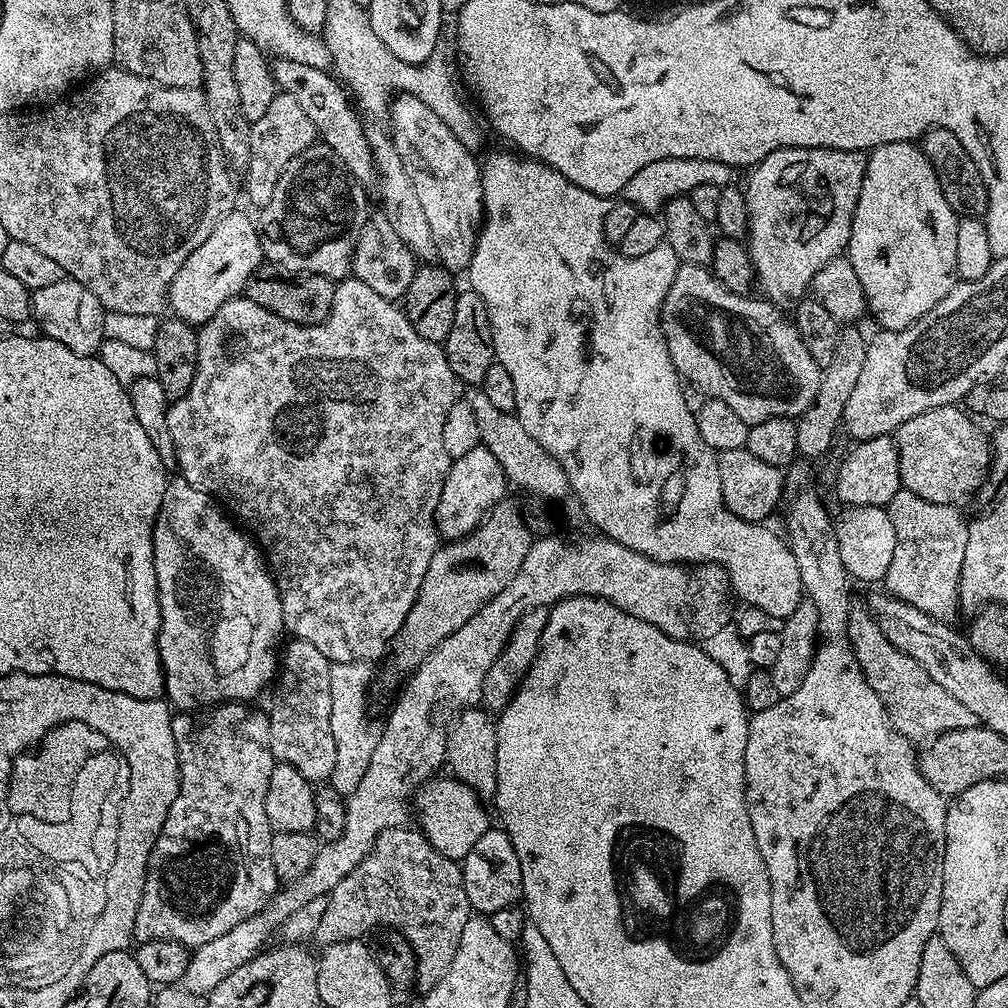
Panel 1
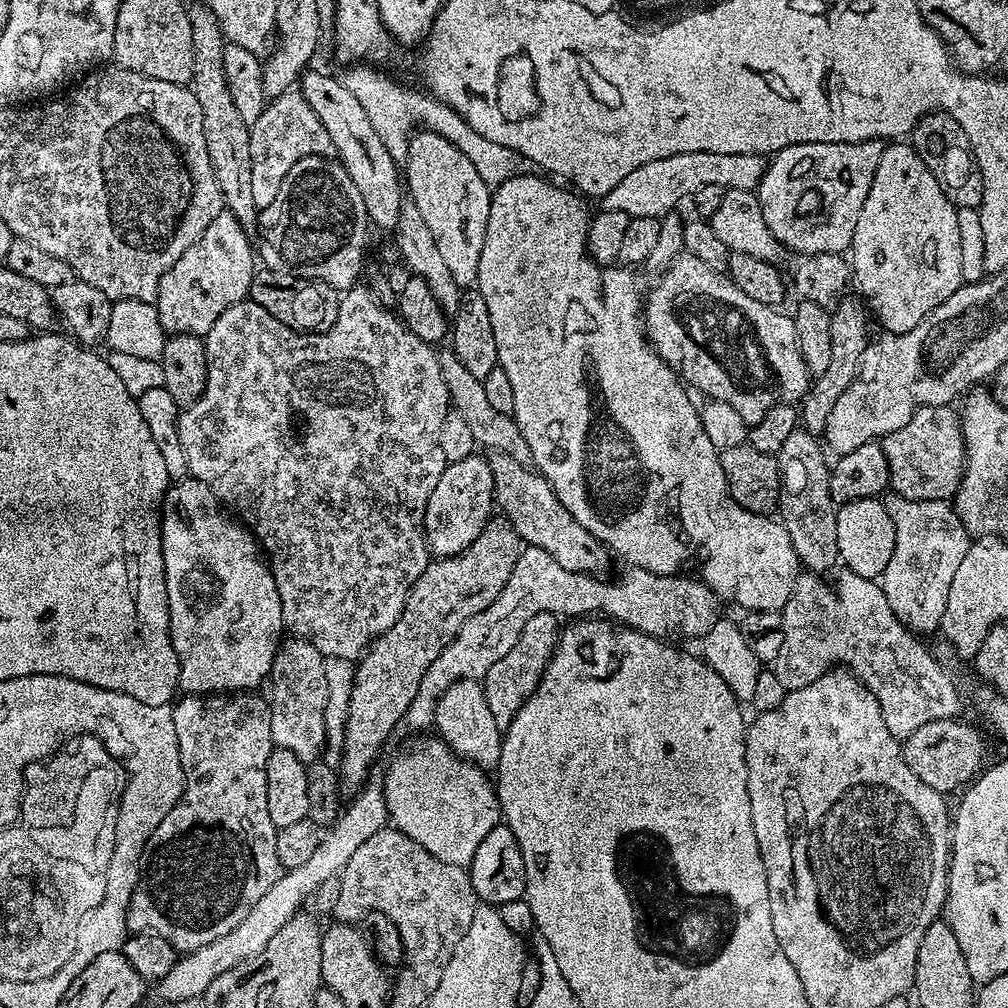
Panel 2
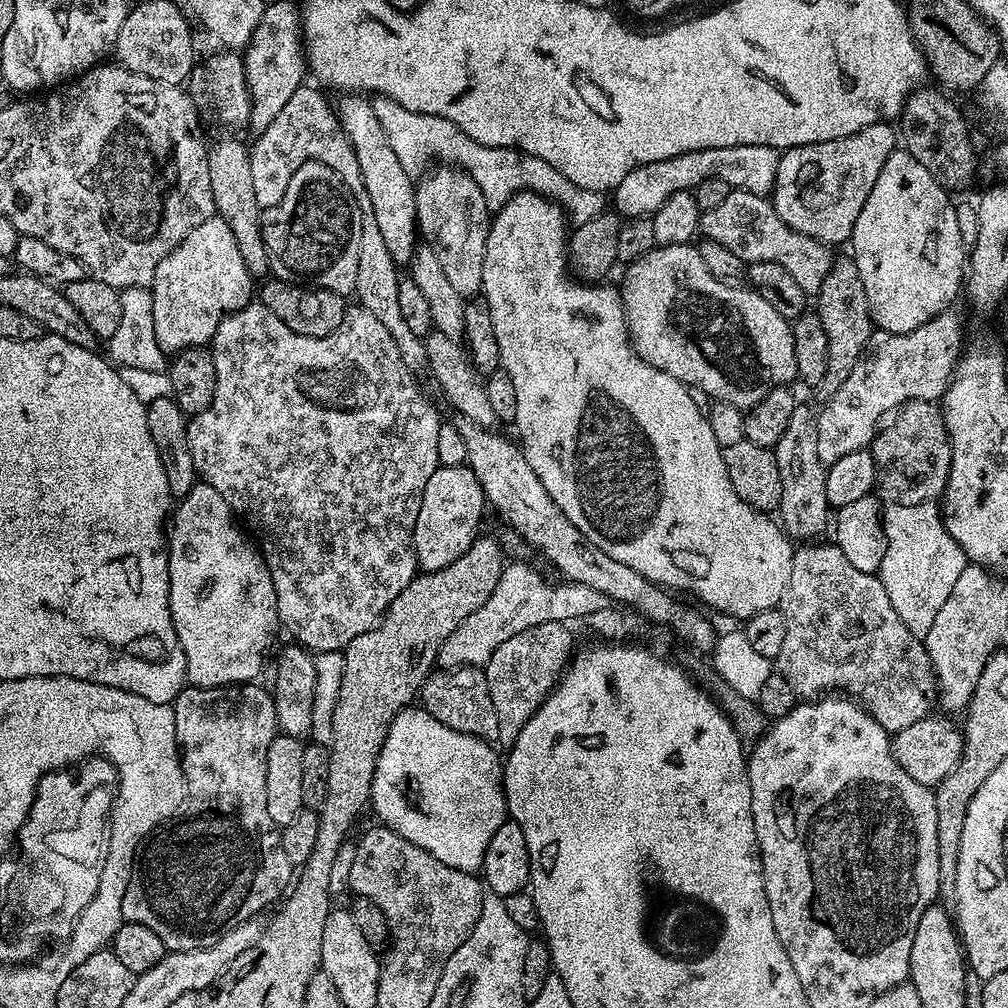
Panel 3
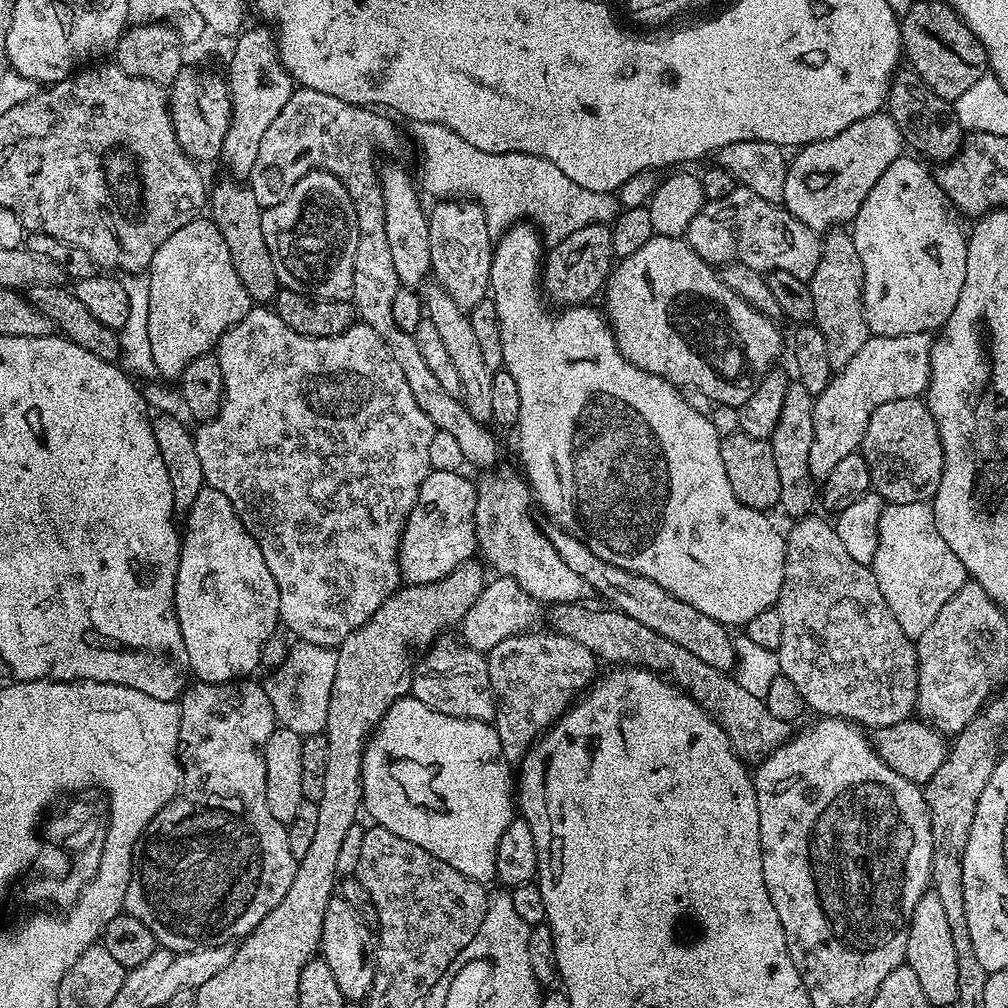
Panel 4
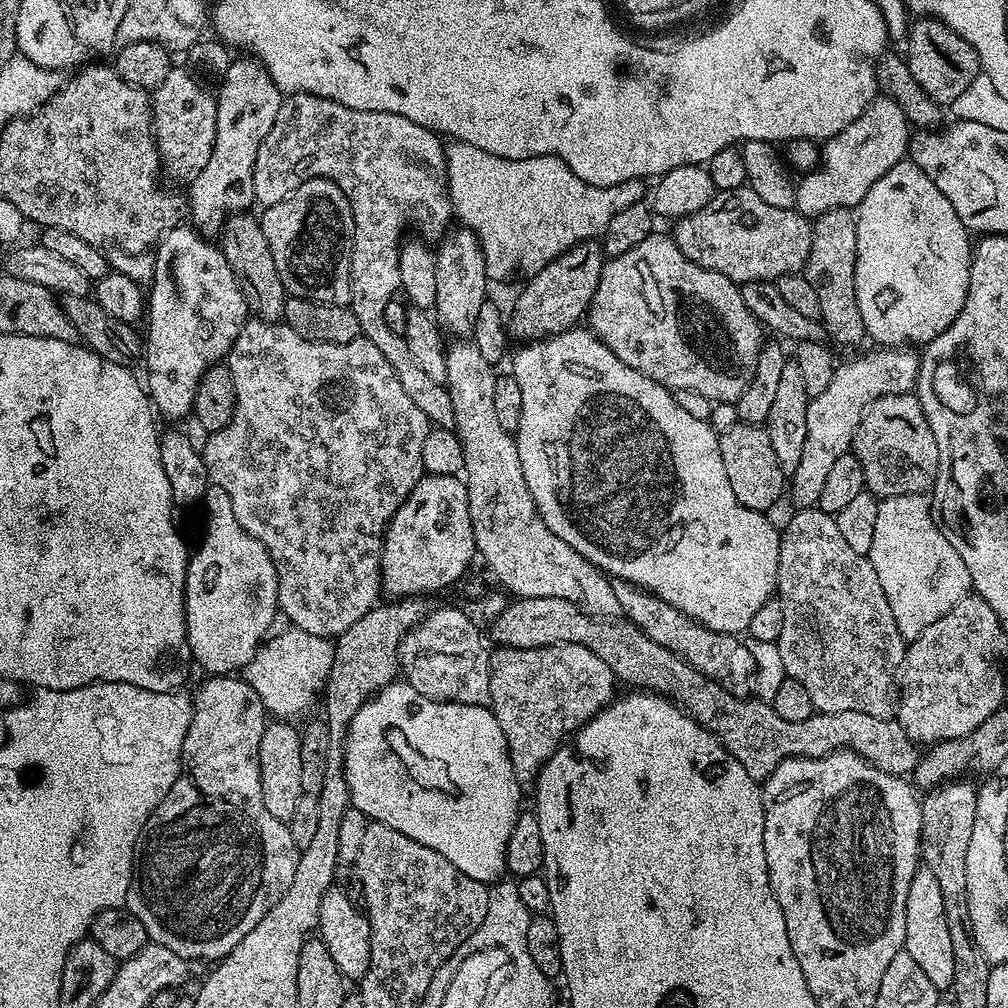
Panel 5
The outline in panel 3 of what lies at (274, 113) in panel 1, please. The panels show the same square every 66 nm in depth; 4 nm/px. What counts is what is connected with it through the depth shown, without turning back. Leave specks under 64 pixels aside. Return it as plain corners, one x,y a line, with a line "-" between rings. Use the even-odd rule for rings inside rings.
302,86
290,94
290,102
282,106
278,118
266,126
250,144
250,175
254,181
254,198
258,198
261,210
282,202
282,194
286,194
286,186
290,186
290,178
294,178
294,170
306,162
322,162
330,166
342,178
362,217
362,234
358,246
358,278
354,293
359,307
370,310
386,330
390,330
390,338
398,346
398,354
402,354
402,362
413,374
428,372
426,346
418,334
410,334
410,326
406,326
400,317
396,301
396,285
398,283
398,266
390,258
390,250
386,250
386,242
382,242
382,230
378,230
378,222
374,222
374,214
370,206
370,198
364,189
362,174
358,170
356,151
346,138
340,119
336,116
333,105
323,96
325,93
319,87

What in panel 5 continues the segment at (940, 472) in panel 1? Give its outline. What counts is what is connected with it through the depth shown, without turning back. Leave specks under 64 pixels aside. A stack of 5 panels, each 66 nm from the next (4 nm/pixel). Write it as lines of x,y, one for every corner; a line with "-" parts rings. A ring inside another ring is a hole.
912,392
875,400
858,426
850,452
862,462
865,489
877,498
924,494
936,482
938,442
934,442
934,430
930,430
920,400

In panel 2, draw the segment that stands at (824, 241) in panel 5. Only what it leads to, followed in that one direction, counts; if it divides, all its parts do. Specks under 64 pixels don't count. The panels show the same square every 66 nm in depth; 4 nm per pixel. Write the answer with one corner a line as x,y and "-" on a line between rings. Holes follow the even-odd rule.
859,295
847,296
837,299
830,312
832,317
830,322
832,352
826,374
817,376
811,381
808,392
798,408
798,416
802,421
802,426
807,432
813,434
823,434
826,430
826,421
830,418
830,410
834,410
838,397
856,381
856,376
860,373
860,359
866,346
870,343
870,335
868,336
869,309

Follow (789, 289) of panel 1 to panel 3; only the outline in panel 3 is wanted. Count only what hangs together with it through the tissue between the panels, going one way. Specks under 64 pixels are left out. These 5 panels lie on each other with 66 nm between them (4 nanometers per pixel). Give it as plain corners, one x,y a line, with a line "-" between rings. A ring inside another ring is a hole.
885,122
866,126
852,136
787,149
778,162
777,180
770,195
778,218
782,218
786,226
798,230
803,236
819,240
822,244
837,246
843,240
844,243
851,241
854,222
858,222
858,214
862,214
862,206
866,206
866,198
870,198
870,190
874,190
874,182
878,182
878,174
882,174
886,158
890,158
890,154
897,151
897,148
897,129

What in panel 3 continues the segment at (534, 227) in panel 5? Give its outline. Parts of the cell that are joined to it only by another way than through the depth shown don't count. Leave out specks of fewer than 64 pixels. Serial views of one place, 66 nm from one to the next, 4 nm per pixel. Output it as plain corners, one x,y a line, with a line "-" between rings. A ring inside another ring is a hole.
376,96
372,100
372,109
378,118
378,126
382,126
382,134
386,134
386,142
390,142
390,150
394,150
402,170
406,170
408,176
423,177
429,167
427,164
437,156
448,163
445,165
455,166
467,172
470,178
474,178
474,182
478,182
478,186
484,192
489,209
492,210
500,209
507,200
517,196
519,192
537,192
539,196
560,205
573,225
590,222
590,218
598,218
606,211
605,193
574,186
574,182
570,182
566,174
558,174
558,170
554,170
550,162
542,162
542,158
534,158
530,154
519,152
516,148
482,146
482,142
474,142
470,134
458,130
454,122
406,110
398,106
398,102
385,96

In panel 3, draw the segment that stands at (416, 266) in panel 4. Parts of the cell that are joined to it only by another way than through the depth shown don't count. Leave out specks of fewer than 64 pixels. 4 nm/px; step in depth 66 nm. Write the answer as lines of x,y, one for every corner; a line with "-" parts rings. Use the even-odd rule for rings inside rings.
344,94
339,99
335,101
334,111
346,138
352,143
352,149
356,151
358,170
370,198
374,222
378,222
378,230
382,230
382,242
386,242
386,250
390,250
390,258
397,266
411,265
418,247
416,184
413,177
402,170
394,150
390,150
390,142
386,142
386,134
382,134
382,126
378,126
372,100
360,94

